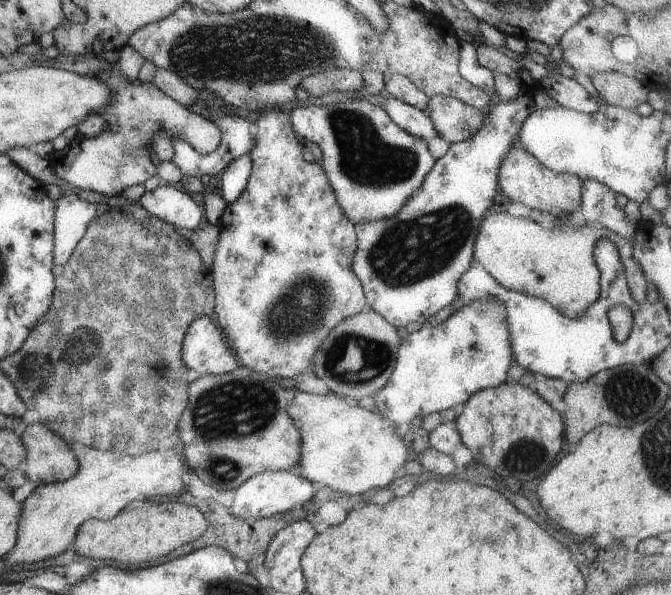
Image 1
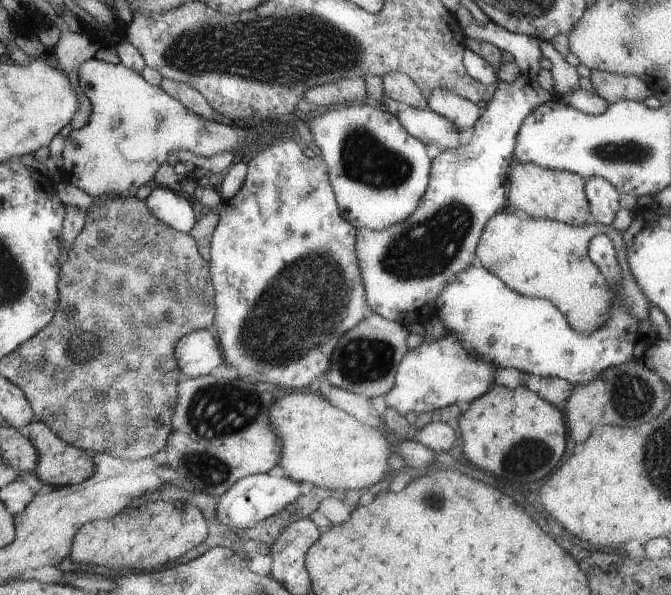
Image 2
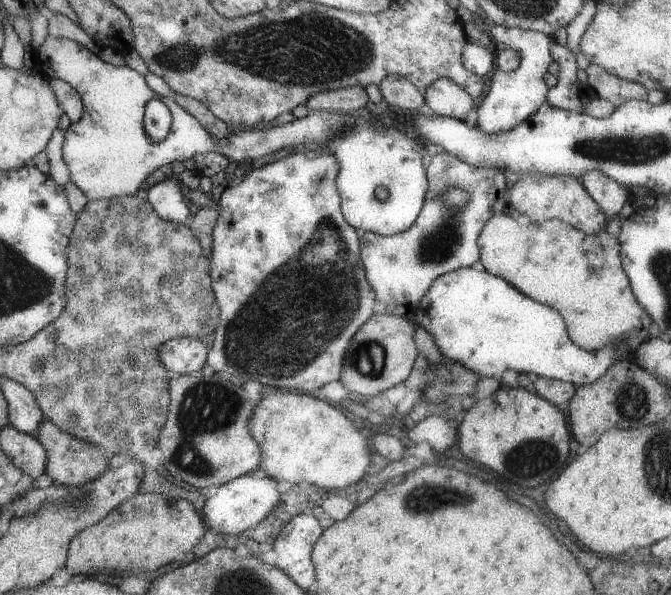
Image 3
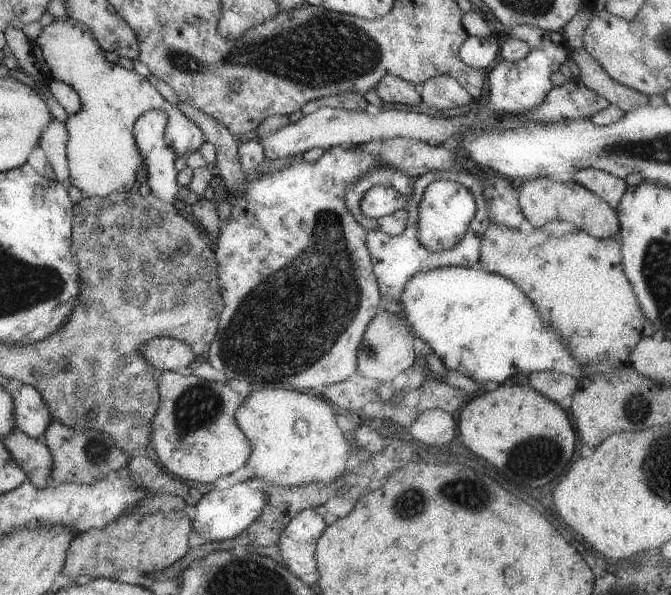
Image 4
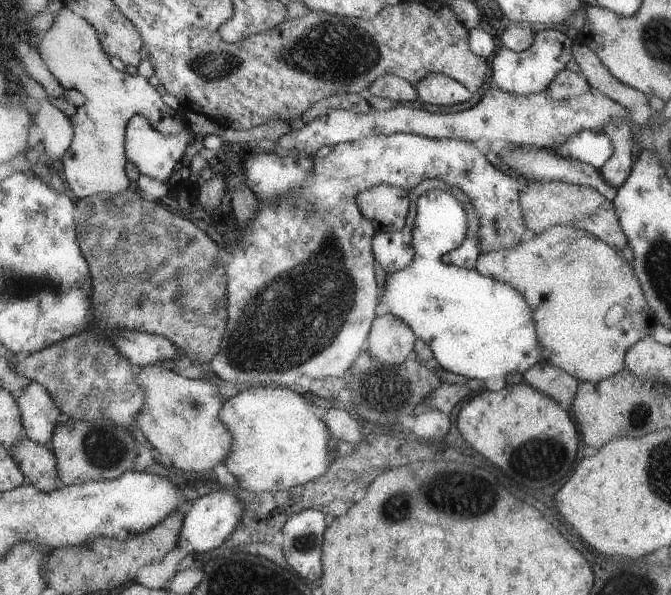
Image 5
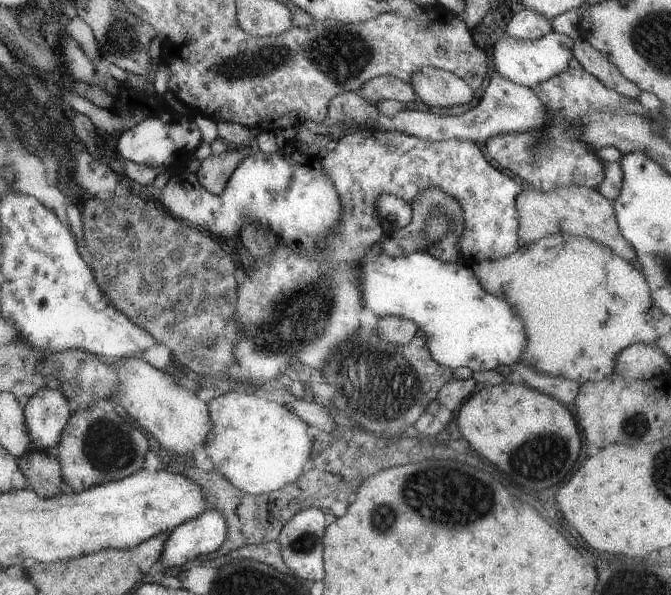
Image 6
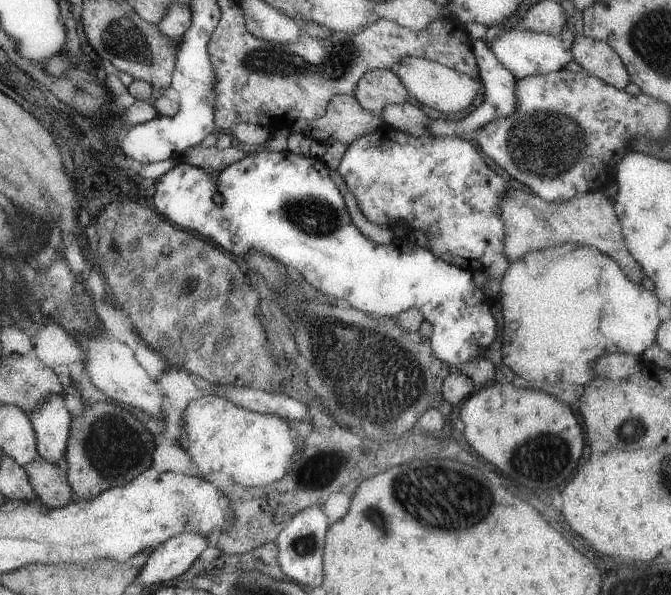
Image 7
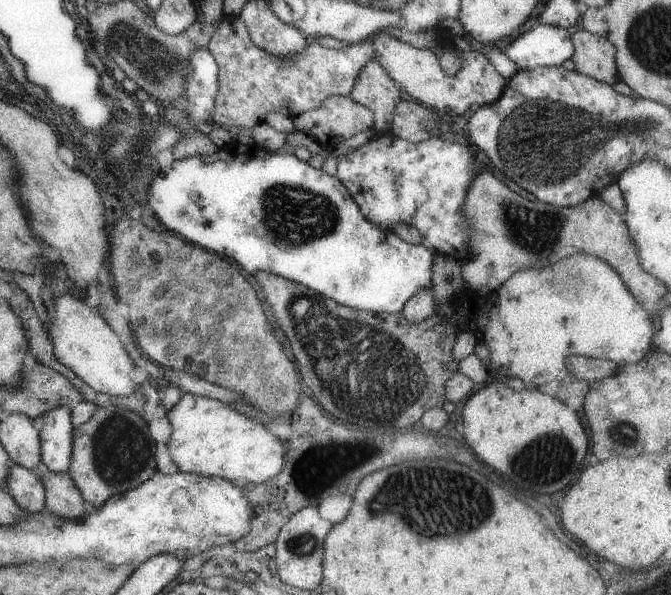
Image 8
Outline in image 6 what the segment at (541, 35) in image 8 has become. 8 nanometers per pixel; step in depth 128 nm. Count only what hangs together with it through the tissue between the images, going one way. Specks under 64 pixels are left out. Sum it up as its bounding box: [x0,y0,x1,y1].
[490,30,573,89]

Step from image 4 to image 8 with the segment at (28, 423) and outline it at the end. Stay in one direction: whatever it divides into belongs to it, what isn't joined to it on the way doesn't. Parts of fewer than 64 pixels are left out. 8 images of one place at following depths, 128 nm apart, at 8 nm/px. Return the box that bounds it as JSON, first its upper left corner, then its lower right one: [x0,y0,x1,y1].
[37,406,72,473]

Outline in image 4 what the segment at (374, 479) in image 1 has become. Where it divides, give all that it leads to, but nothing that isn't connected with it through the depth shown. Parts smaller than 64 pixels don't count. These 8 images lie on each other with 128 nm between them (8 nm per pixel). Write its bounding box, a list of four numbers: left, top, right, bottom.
[233,386,354,486]

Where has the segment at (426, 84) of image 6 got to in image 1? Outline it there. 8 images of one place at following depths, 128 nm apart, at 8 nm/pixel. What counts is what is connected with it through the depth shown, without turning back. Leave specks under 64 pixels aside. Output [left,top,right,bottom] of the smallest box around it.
[428,95,485,143]

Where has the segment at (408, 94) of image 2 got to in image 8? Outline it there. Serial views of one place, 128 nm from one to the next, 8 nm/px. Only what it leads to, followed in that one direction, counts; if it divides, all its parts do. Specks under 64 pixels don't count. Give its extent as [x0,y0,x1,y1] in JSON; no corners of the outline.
[348,59,400,130]

